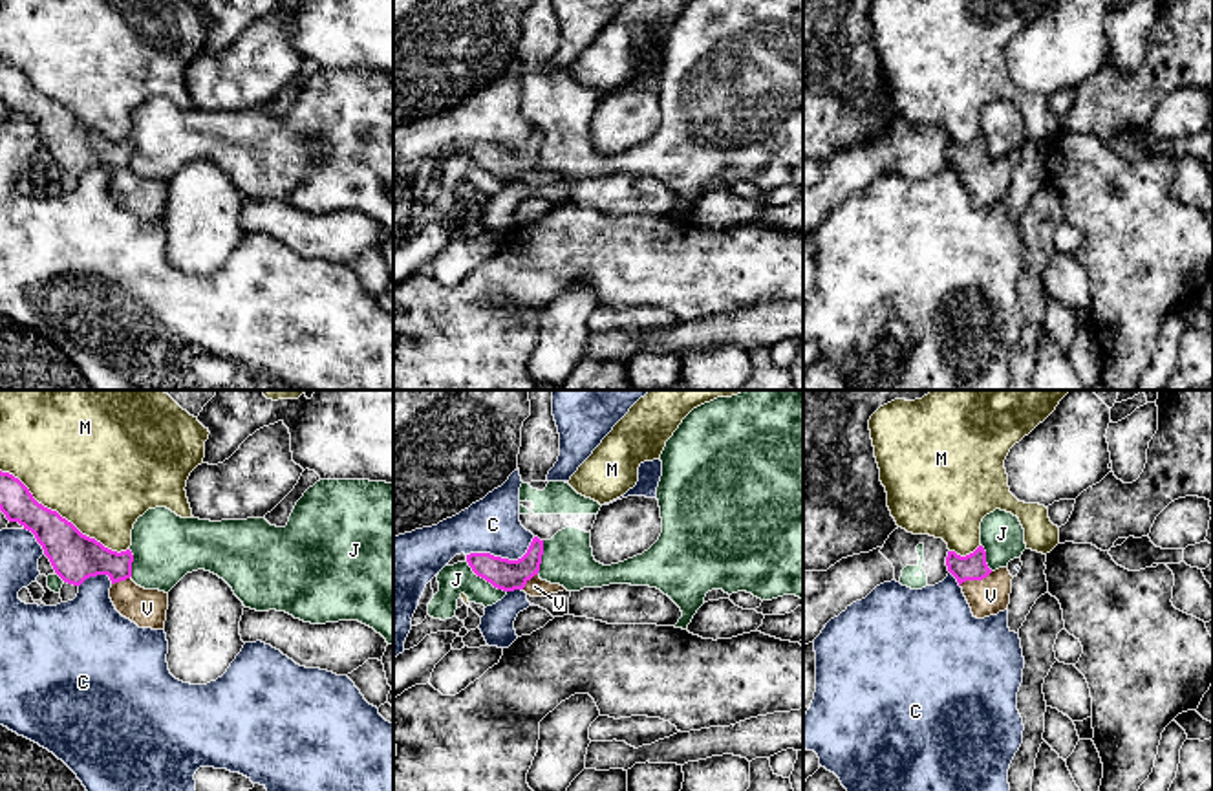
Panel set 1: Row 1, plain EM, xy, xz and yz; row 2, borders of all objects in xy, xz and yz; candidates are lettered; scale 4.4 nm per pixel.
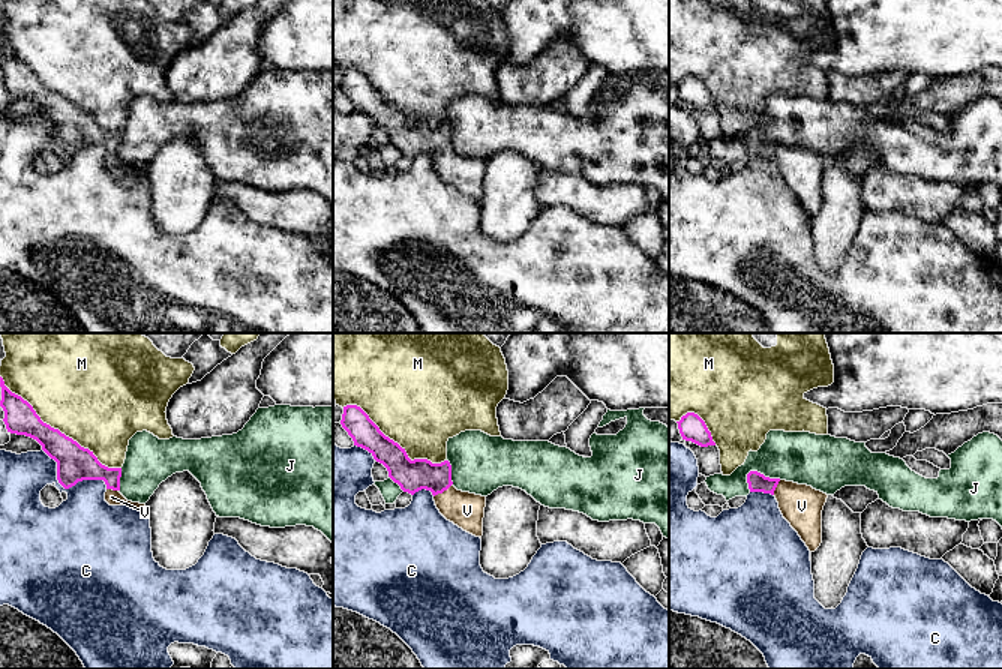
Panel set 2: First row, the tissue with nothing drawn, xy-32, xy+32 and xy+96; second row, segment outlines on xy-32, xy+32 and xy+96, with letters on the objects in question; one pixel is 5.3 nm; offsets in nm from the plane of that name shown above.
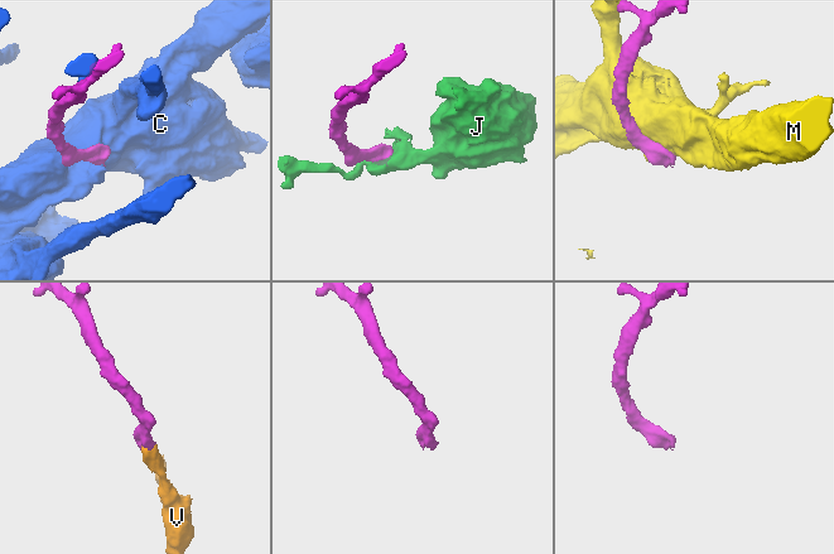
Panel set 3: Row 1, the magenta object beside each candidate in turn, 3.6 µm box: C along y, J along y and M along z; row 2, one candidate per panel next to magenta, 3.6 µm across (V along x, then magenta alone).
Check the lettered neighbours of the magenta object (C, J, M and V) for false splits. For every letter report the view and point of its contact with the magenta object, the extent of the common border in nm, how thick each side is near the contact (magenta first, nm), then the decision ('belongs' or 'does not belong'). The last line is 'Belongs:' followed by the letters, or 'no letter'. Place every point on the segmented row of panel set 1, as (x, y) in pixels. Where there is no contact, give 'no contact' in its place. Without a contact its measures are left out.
C: xz (504, 559) | 320 nm | 140/240 nm | does not belong
J: xz (485, 579) | 240 nm | 140/130 nm | does not belong
M: xy (64, 519) | 650 nm | 220/500 nm | does not belong
V: yz (976, 579) | 160 nm | 120/160 nm | belongs
Belongs: V

